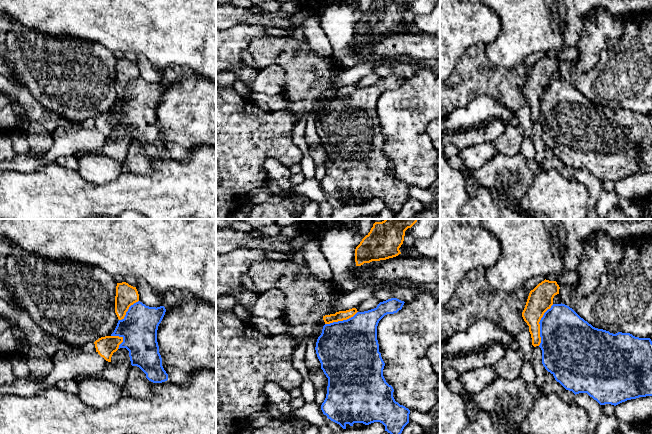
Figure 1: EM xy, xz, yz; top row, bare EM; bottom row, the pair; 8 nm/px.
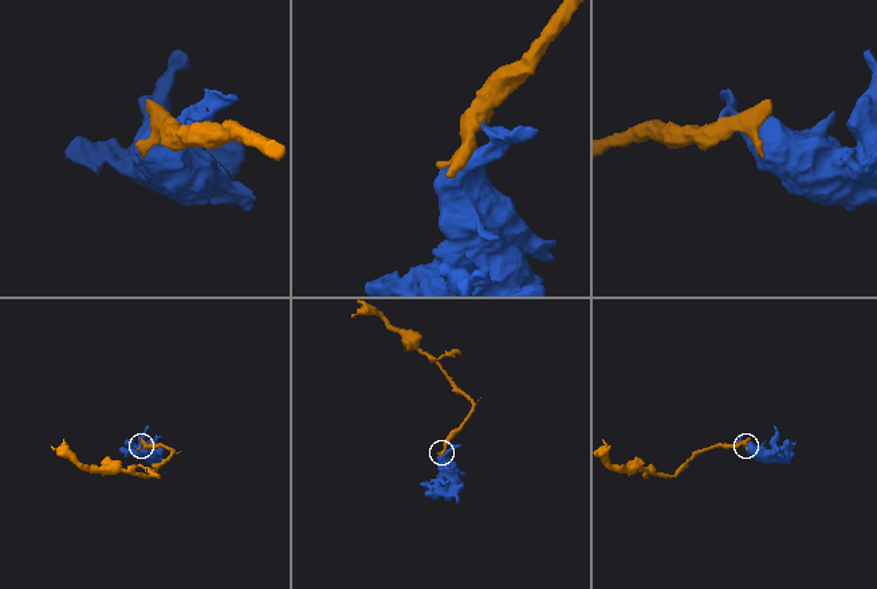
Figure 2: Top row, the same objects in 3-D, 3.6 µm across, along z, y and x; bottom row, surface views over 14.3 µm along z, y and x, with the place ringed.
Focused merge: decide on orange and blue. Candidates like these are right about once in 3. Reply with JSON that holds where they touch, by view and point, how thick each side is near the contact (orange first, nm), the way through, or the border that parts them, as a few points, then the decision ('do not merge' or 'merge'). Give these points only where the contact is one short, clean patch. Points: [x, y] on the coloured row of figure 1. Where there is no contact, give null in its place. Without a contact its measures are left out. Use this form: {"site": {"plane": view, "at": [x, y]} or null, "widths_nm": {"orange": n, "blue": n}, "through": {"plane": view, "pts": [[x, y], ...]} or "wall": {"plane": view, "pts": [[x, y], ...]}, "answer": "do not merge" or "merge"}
{"site": {"plane": "yz", "at": [539, 325]}, "widths_nm": {"orange": 200, "blue": 420}, "answer": "do not merge"}

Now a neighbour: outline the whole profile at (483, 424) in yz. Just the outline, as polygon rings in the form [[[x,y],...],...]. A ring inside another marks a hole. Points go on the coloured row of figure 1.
[[[479,410],[476,419],[470,421],[461,434],[500,434],[491,414]]]

